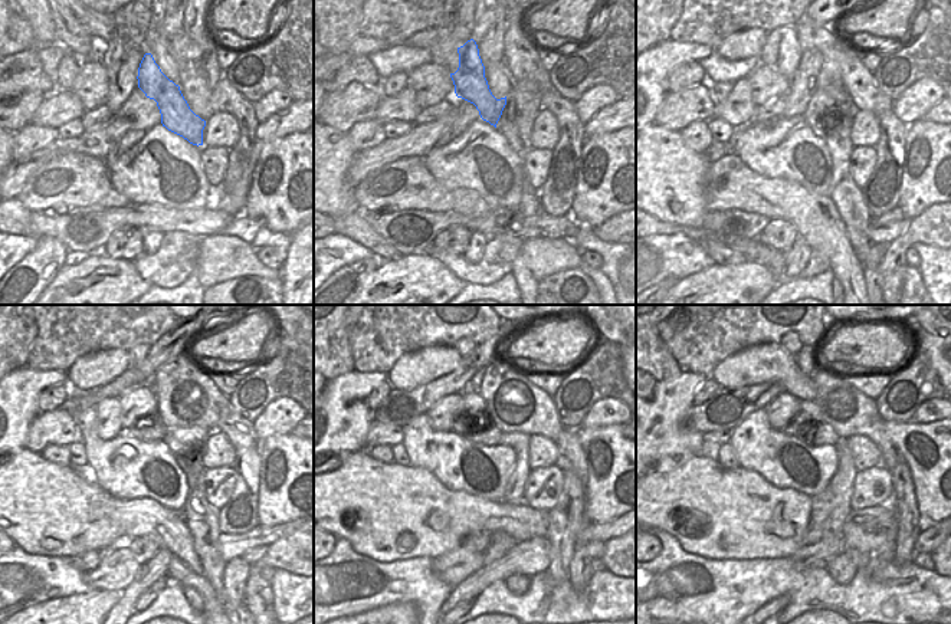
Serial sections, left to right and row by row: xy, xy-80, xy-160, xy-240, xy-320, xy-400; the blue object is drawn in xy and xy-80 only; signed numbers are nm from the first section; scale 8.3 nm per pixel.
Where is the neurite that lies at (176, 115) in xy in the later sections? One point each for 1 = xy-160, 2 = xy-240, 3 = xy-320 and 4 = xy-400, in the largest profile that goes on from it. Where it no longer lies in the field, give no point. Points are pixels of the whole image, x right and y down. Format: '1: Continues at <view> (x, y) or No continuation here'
1: Continues at xy-160 (789, 51)
2: Continues at xy-240 (140, 351)
3: Continues at xy-320 (465, 345)
4: Continues at xy-400 (790, 341).

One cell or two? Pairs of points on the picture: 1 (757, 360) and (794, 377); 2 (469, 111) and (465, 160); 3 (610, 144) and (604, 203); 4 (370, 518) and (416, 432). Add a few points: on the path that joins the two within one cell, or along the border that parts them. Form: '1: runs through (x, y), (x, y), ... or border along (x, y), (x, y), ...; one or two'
1: runs through (766, 361), (779, 364), (786, 371); one
2: border along (481, 118), (440, 145); two
3: runs through (610, 158), (610, 181), (604, 189); one
4: border along (410, 465), (430, 470), (440, 480); two

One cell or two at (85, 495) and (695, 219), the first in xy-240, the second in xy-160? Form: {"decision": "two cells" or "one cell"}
{"decision": "one cell"}

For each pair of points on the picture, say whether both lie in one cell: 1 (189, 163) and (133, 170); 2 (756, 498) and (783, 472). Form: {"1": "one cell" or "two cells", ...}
{"1": "one cell", "2": "two cells"}

